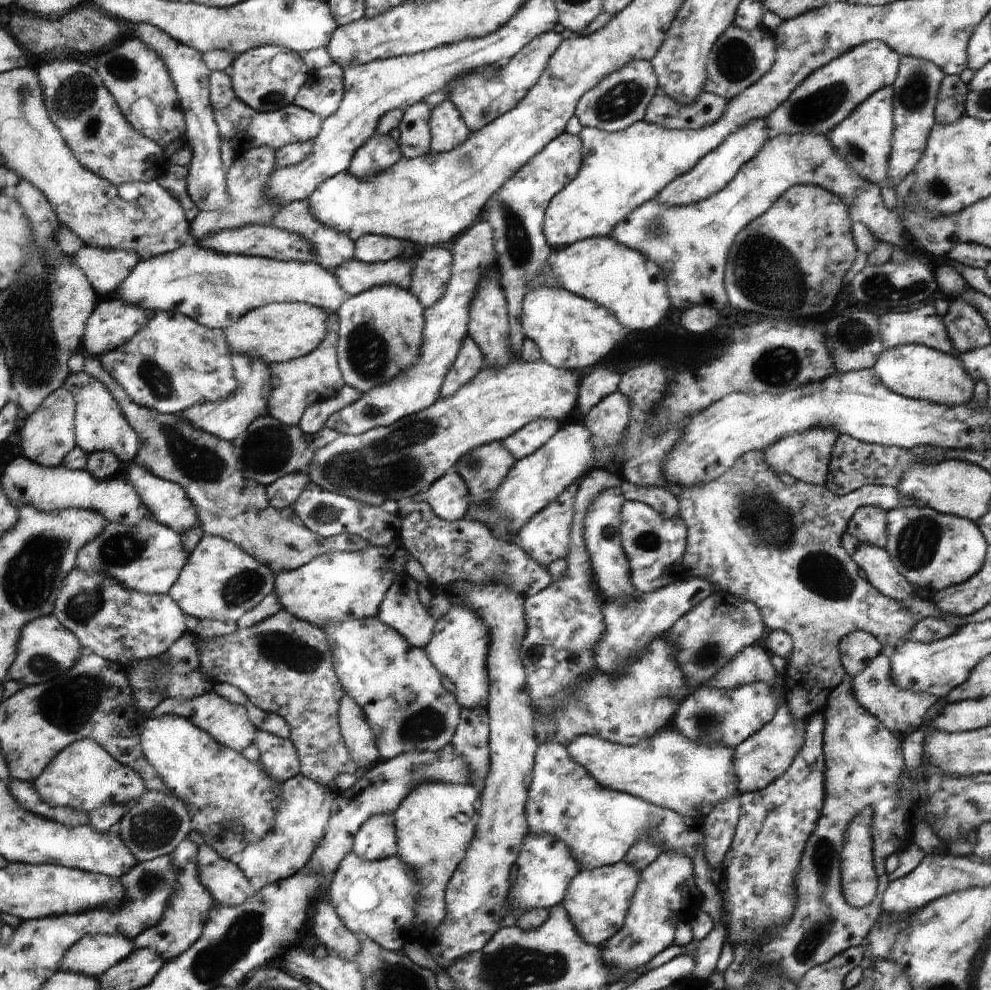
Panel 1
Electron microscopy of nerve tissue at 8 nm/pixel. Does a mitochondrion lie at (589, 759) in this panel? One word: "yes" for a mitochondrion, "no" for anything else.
no

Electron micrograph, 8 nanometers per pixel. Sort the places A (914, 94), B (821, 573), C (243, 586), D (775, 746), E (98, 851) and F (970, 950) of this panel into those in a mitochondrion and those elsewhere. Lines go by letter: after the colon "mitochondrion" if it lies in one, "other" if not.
A: mitochondrion
B: mitochondrion
C: mitochondrion
D: other
E: other
F: other

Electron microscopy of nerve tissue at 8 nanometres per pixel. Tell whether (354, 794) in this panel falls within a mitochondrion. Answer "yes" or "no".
no

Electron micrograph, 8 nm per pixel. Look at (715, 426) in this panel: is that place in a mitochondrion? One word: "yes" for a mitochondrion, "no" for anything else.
no

